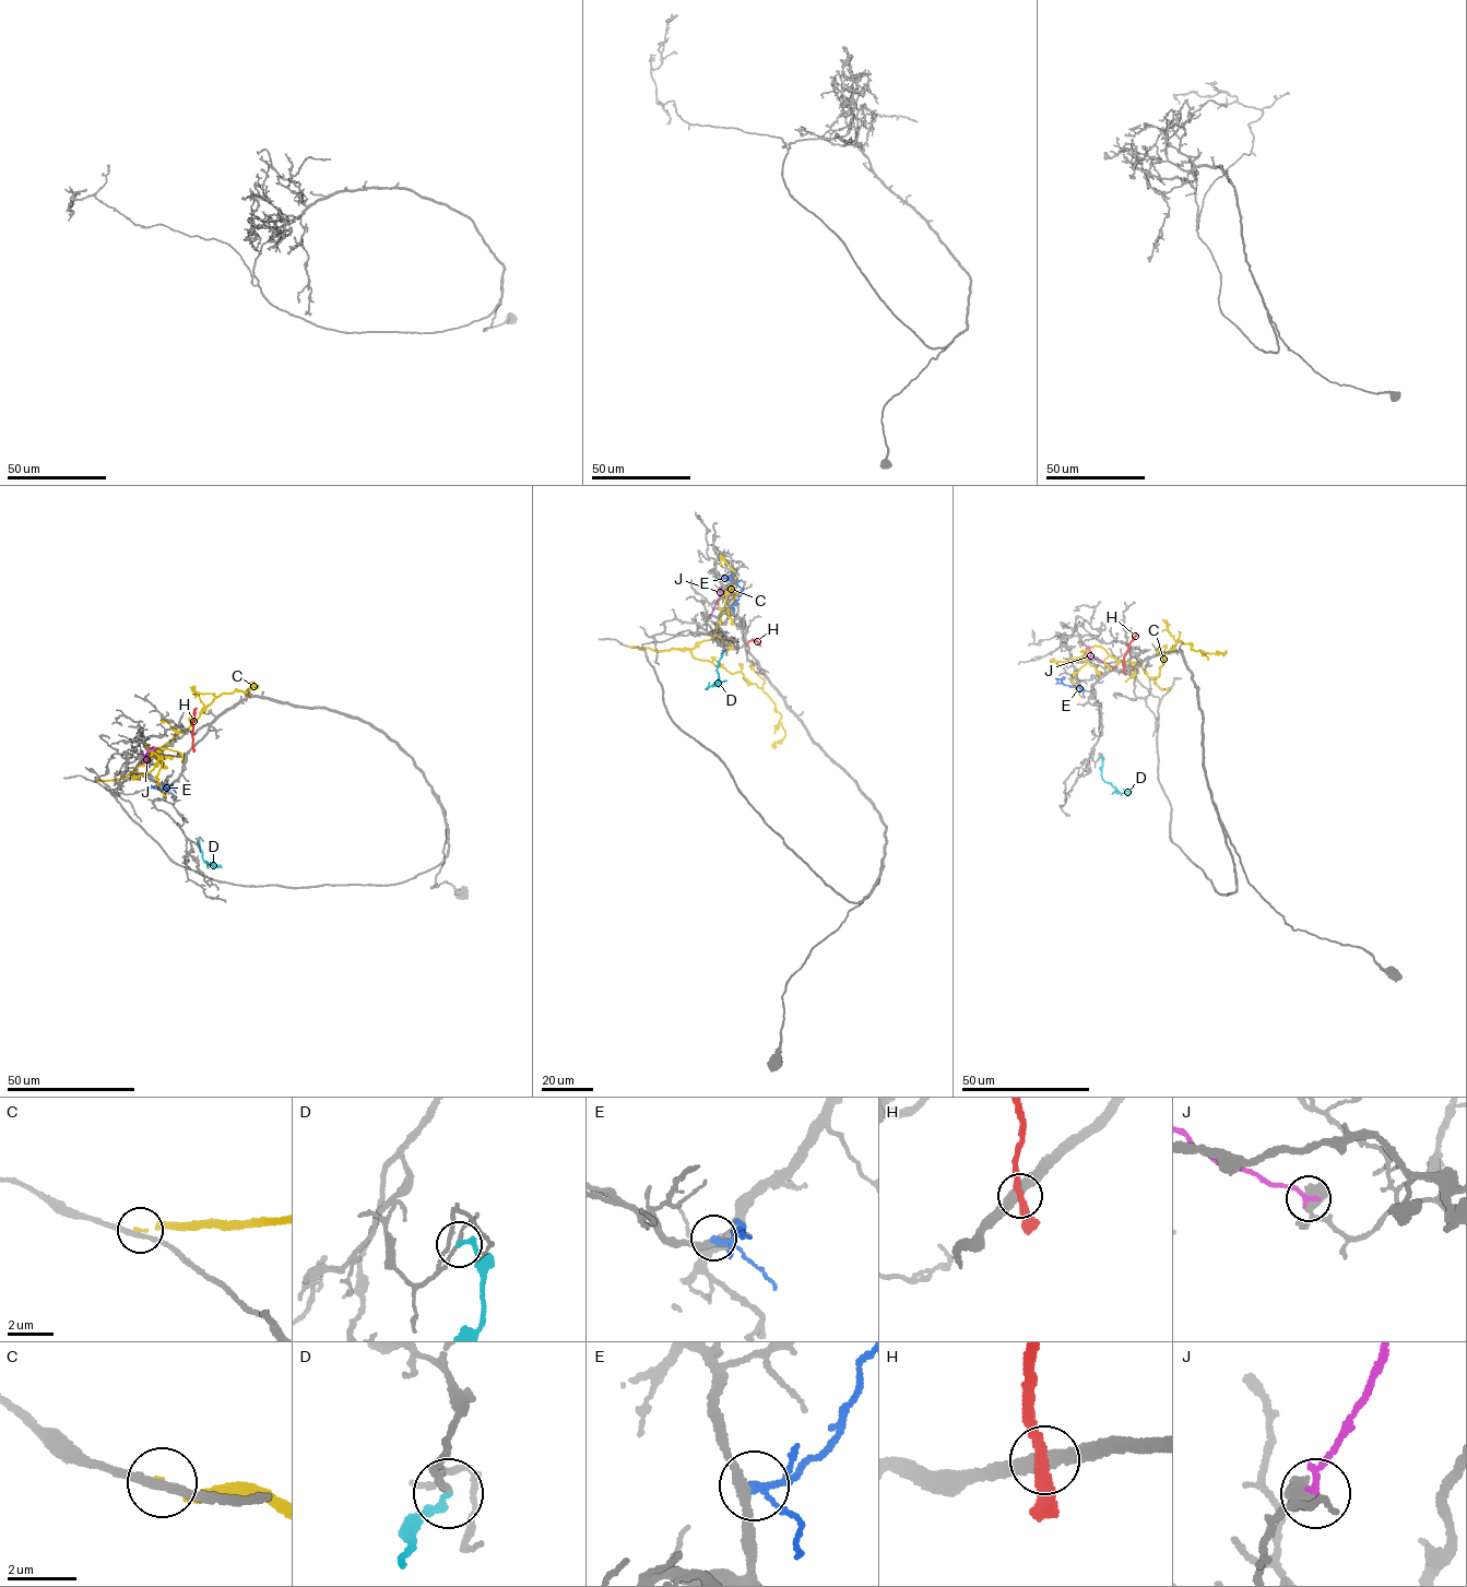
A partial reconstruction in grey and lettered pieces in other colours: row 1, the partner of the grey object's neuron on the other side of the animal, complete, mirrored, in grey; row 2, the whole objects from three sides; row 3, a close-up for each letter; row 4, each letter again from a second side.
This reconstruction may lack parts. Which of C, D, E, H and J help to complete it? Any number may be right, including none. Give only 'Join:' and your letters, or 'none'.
Join: E

